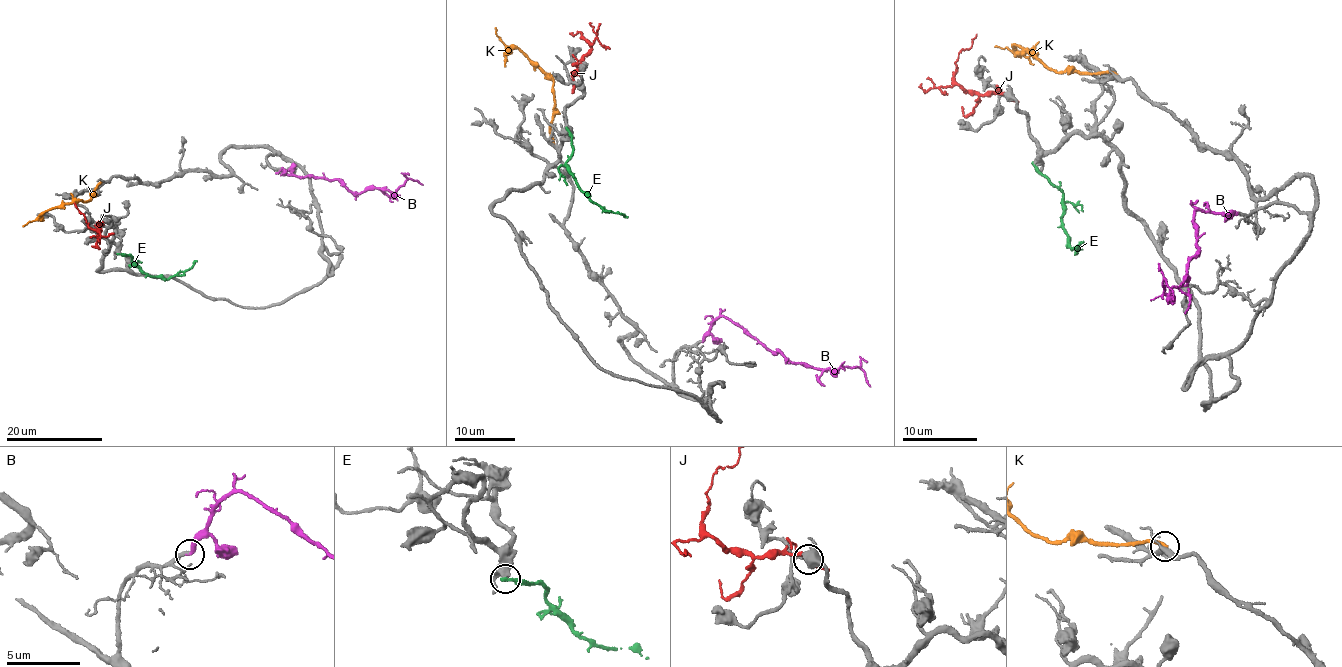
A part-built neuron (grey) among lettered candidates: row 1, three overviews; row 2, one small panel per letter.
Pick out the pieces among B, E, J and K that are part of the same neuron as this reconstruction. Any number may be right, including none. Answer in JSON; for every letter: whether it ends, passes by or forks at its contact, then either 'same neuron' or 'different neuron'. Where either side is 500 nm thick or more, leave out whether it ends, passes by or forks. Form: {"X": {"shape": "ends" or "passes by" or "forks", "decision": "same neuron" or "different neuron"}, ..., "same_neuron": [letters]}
{"B": {"shape": "ends", "decision": "same neuron"}, "E": {"shape": "ends", "decision": "different neuron"}, "J": {"shape": "passes by", "decision": "different neuron"}, "K": {"shape": "ends", "decision": "different neuron"}, "same_neuron": ["B"]}

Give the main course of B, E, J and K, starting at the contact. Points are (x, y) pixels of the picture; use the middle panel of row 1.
B: (702, 342), (709, 326), (721, 316), (728, 317), (786, 360), (813, 368), (860, 369), (870, 386)
E: (567, 129), (573, 150), (566, 162), (579, 187), (607, 211), (627, 217)
J: (574, 83), (572, 73), (591, 47), (582, 33), (573, 36), (569, 33)
K: (553, 146), (551, 122), (554, 106), (553, 85), (525, 53), (506, 45), (495, 28)

